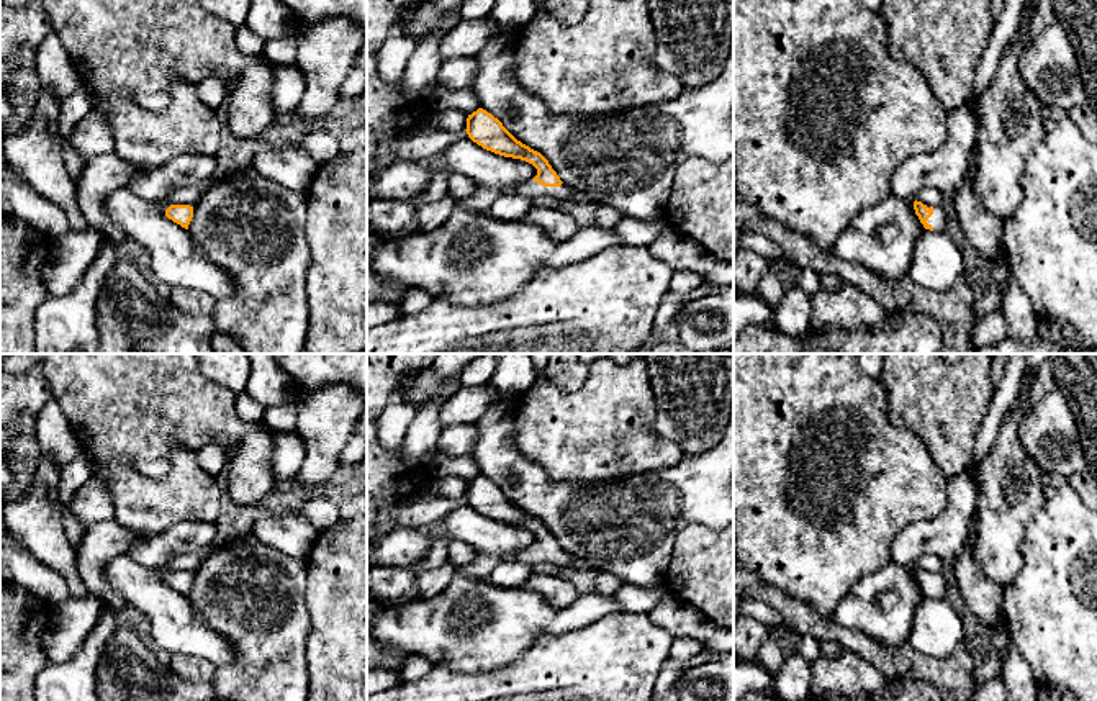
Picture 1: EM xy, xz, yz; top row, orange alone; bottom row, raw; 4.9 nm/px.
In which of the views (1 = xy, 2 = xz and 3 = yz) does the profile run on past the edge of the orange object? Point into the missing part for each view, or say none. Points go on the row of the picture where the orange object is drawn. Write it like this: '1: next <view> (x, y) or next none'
1: next none
2: next xz (531, 189)
3: next yz (938, 221)

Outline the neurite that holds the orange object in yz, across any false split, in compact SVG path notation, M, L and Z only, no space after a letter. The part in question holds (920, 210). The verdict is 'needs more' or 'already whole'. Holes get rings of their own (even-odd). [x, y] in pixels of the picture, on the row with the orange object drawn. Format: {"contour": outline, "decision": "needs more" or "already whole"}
{"contour": "M915 200L914 210L925 229L948 233L948 219L941 206L927 206Z", "decision": "needs more"}

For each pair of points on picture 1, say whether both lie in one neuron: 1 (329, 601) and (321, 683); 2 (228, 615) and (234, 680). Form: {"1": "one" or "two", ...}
{"1": "one", "2": "one"}

